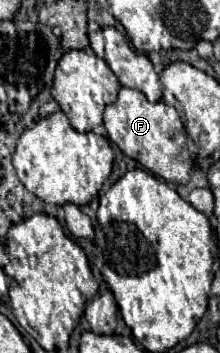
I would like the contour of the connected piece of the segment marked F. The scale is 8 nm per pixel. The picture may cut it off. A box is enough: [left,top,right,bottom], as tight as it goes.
[104,88,192,184]

